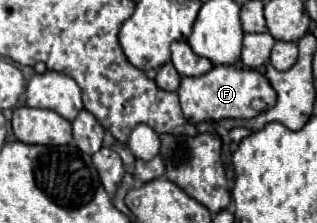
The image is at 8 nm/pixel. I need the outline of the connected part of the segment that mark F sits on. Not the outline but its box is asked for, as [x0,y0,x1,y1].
[178,65,276,125]

